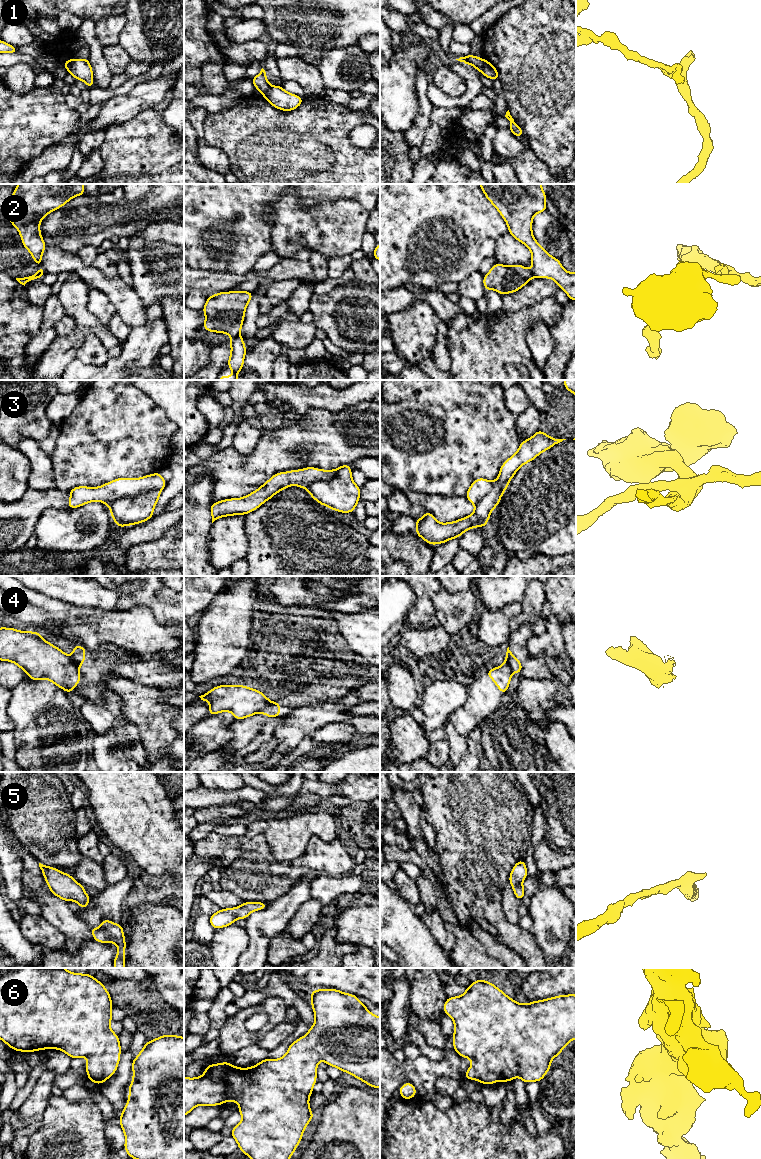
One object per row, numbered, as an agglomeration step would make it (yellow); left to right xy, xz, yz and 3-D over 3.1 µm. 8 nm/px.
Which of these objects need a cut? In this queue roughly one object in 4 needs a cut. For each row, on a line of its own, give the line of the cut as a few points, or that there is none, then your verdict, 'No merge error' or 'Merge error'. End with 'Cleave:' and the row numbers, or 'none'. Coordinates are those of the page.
1: Split along yz (484, 60), (480, 71). Merge error
2: Split along xz (238, 334), (232, 338). Merge error
3: Split along xy (160, 489), (146, 491), (134, 497), (120, 497), (108, 505). Merge error
4: Split along xz (270, 701), (257, 712). Merge error
5: No split. No merge error
6: No split. No merge error
Cleave: 1, 2, 3, 4

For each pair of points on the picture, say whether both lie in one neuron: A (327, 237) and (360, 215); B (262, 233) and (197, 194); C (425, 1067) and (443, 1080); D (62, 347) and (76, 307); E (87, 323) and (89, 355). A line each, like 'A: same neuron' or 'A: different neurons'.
A: same neuron
B: same neuron
C: different neurons
D: same neuron
E: different neurons

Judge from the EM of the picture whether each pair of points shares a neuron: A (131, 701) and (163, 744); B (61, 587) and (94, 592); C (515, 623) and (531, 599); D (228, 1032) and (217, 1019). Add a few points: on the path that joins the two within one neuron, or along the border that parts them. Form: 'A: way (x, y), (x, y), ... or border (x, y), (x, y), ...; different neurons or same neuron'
A: way (142, 712), (156, 726), (157, 733); same neuron
B: way (69, 589), (77, 592), (86, 592); same neuron
C: way (521, 617), (531, 605); same neuron
D: border (227, 1017), (217, 1037); different neurons

